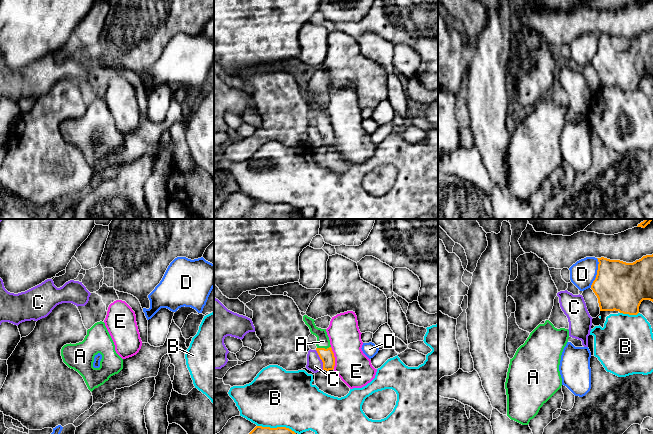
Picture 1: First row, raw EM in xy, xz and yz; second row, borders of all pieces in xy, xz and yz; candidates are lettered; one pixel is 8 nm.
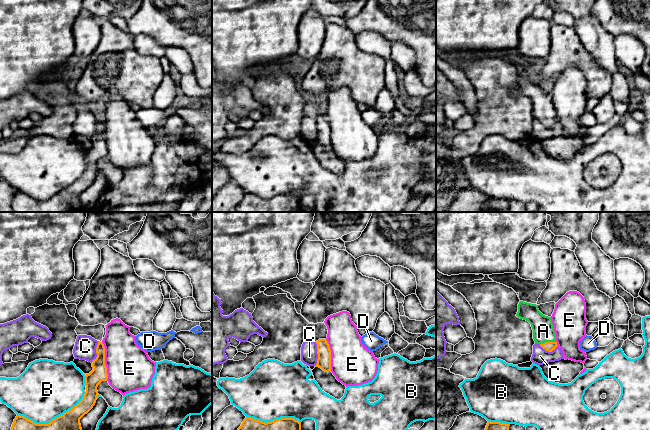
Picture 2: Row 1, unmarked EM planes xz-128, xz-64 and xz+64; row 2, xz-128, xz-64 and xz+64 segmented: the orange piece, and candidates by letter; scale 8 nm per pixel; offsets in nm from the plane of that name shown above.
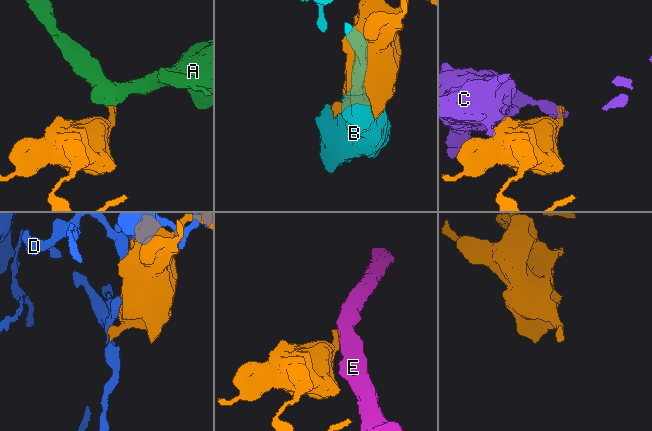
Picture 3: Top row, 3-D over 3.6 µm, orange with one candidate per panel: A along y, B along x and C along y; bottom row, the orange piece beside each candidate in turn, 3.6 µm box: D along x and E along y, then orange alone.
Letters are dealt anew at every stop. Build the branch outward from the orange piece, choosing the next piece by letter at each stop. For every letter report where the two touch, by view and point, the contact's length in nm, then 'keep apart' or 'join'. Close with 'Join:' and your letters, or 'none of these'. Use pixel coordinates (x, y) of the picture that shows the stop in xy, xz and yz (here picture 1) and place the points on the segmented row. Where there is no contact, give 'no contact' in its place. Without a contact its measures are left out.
A: xz (323, 348) | 110 nm | join
B: yz (629, 314) | 150 nm | keep apart
C: xz (321, 359) | 170 nm | keep apart
D: yz (597, 273) | 240 nm | keep apart
E: xz (334, 358) | 180 nm | keep apart
Join: A

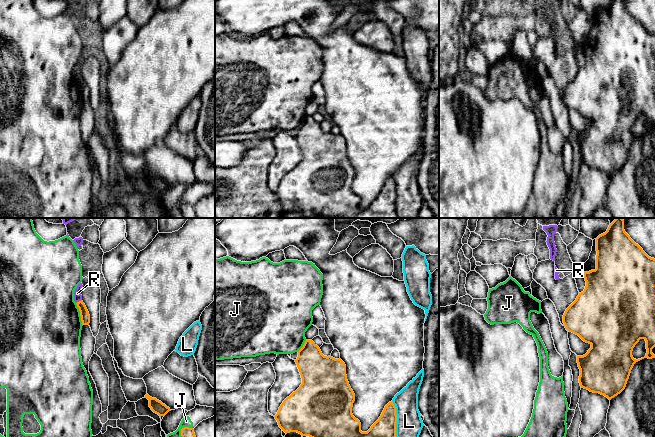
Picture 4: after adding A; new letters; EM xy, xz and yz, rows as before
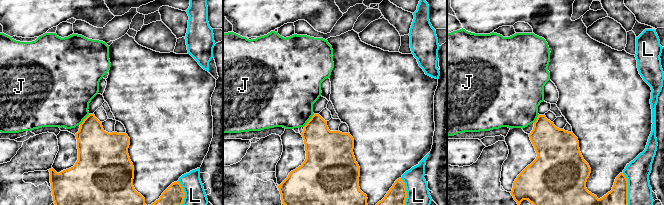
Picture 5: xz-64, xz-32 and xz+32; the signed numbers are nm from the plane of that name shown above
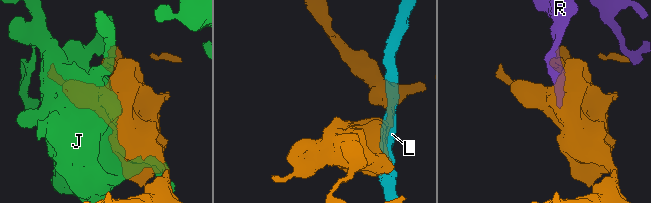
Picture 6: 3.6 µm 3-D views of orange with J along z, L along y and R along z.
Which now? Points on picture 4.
J: xy (80, 314) | 190 nm | keep apart
L: xz (396, 419) | 280 nm | keep apart
R: xy (79, 301) | 60 nm | keep apart
Join: none of these

